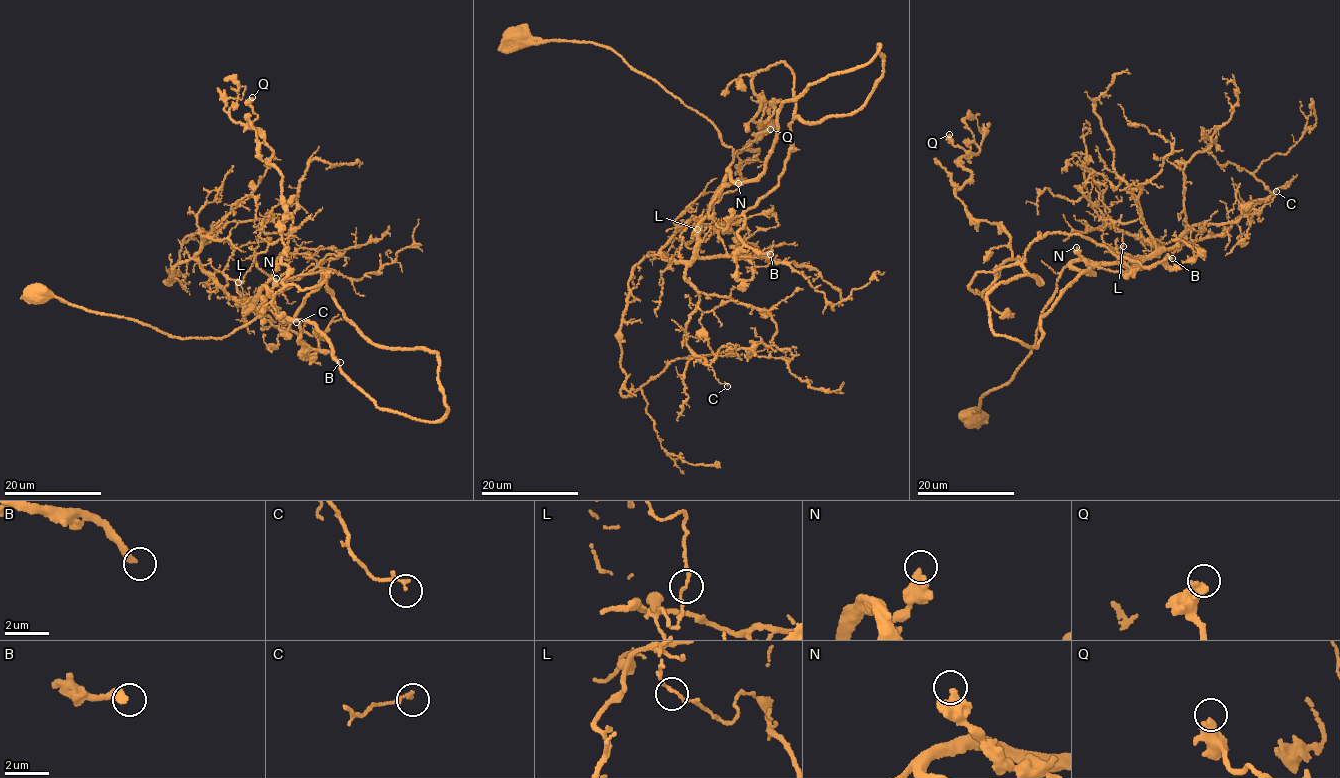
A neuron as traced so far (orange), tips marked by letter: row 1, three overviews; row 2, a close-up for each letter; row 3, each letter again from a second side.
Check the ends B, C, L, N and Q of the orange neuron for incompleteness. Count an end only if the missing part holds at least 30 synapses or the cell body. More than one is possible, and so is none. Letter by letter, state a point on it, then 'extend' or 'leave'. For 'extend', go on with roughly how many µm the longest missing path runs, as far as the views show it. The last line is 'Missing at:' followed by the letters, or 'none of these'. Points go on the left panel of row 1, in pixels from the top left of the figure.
B: place (340, 362); extend; missing 35 µm
C: place (296, 322); leave
L: place (238, 282); leave
N: place (276, 278); leave
Q: place (252, 97); leave
Missing at: B

